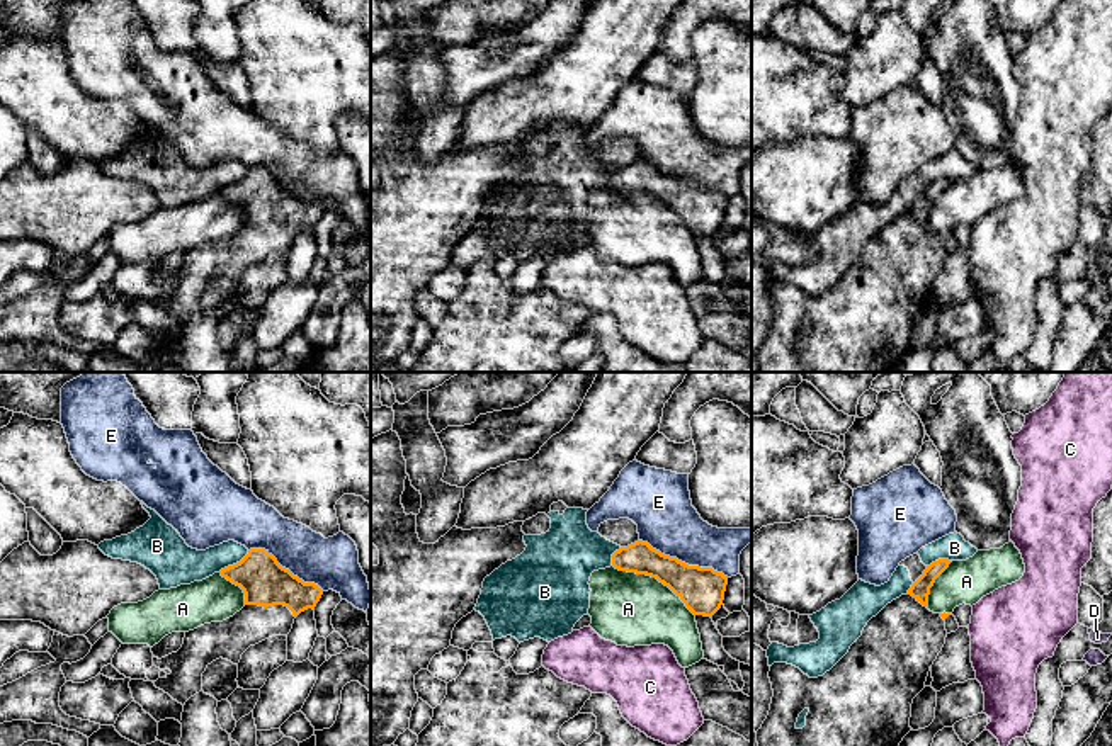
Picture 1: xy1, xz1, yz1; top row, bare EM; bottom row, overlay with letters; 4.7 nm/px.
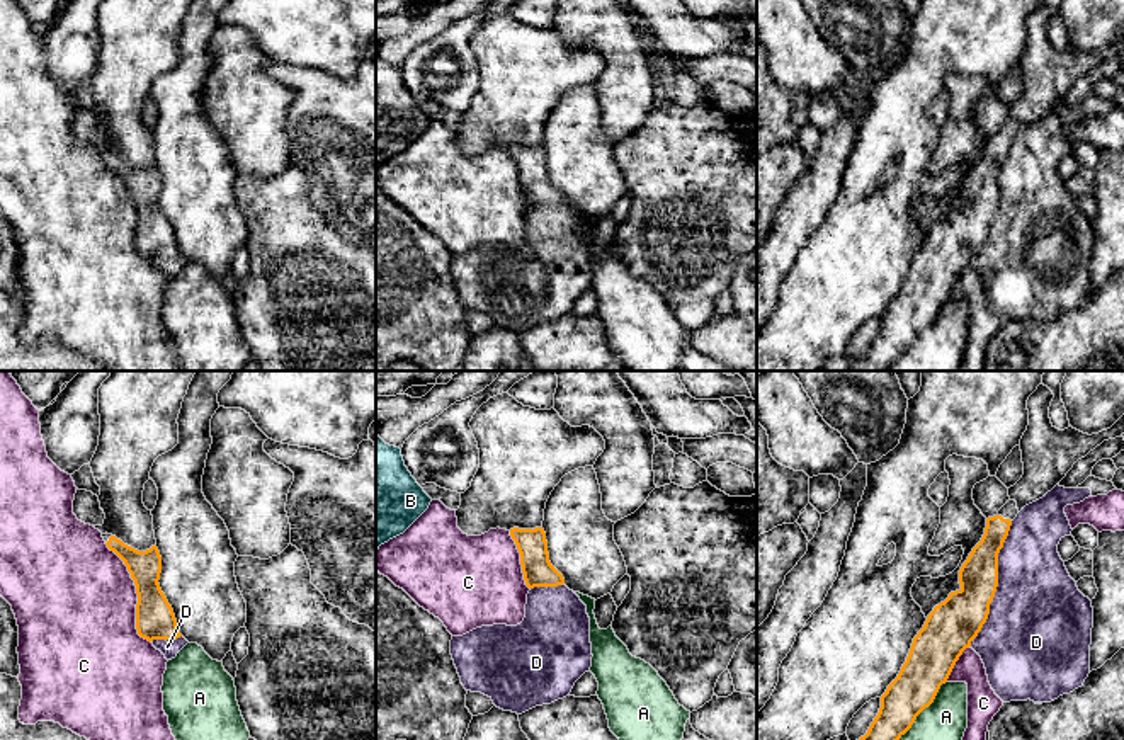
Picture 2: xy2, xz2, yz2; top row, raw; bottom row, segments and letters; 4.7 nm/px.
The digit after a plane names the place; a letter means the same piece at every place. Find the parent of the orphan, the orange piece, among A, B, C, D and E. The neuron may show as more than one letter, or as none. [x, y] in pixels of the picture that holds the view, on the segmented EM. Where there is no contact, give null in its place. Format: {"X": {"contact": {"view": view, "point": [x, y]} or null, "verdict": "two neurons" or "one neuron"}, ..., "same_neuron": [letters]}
{"A": {"contact": {"view": "xz1", "point": [655, 576]}, "verdict": "two neurons"}, "B": {"contact": {"view": "xy1", "point": [233, 565]}, "verdict": "two neurons"}, "C": {"contact": {"view": "xy2", "point": [136, 592]}, "verdict": "two neurons"}, "D": {"contact": {"view": "yz2", "point": [997, 584]}, "verdict": "two neurons"}, "E": {"contact": {"view": "xz1", "point": [684, 563]}, "verdict": "two neurons"}, "same_neuron": []}

